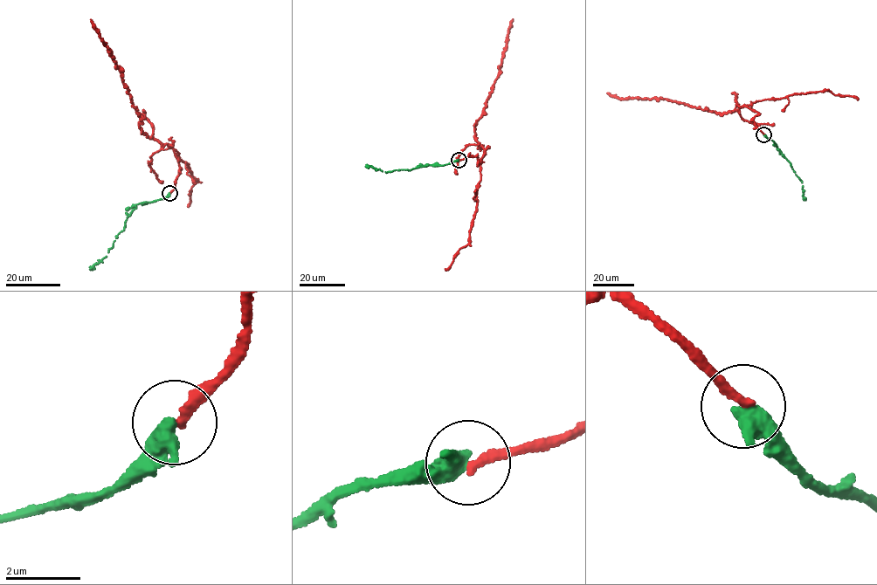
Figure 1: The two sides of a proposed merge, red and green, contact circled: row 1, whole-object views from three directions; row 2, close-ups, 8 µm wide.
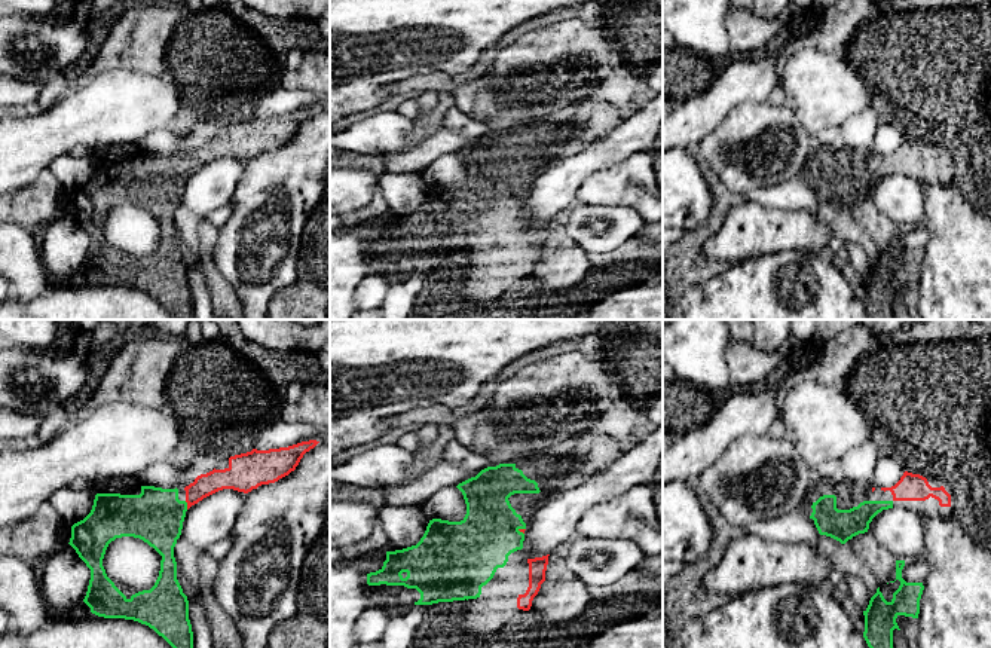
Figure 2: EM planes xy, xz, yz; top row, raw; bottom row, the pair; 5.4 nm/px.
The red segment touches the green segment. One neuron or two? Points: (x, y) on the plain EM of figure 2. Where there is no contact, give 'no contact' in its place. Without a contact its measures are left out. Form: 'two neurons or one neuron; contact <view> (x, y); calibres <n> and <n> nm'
one neuron; contact xy (187, 173); calibres 120 and 300 nm

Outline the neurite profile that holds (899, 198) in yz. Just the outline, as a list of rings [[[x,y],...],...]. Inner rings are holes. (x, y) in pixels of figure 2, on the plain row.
[[[883,177],[869,190],[868,199],[896,227],[909,229],[924,223],[923,184],[911,177]]]

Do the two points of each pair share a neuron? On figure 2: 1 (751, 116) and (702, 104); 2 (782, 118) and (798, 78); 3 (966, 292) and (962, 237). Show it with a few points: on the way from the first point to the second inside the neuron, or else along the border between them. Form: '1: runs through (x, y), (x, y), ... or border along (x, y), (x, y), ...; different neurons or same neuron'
1: border along (764, 103), (739, 103), (704, 135); different neurons
2: border along (785, 103), (808, 133); different neurons
3: runs through (966, 278), (966, 250); same neuron

